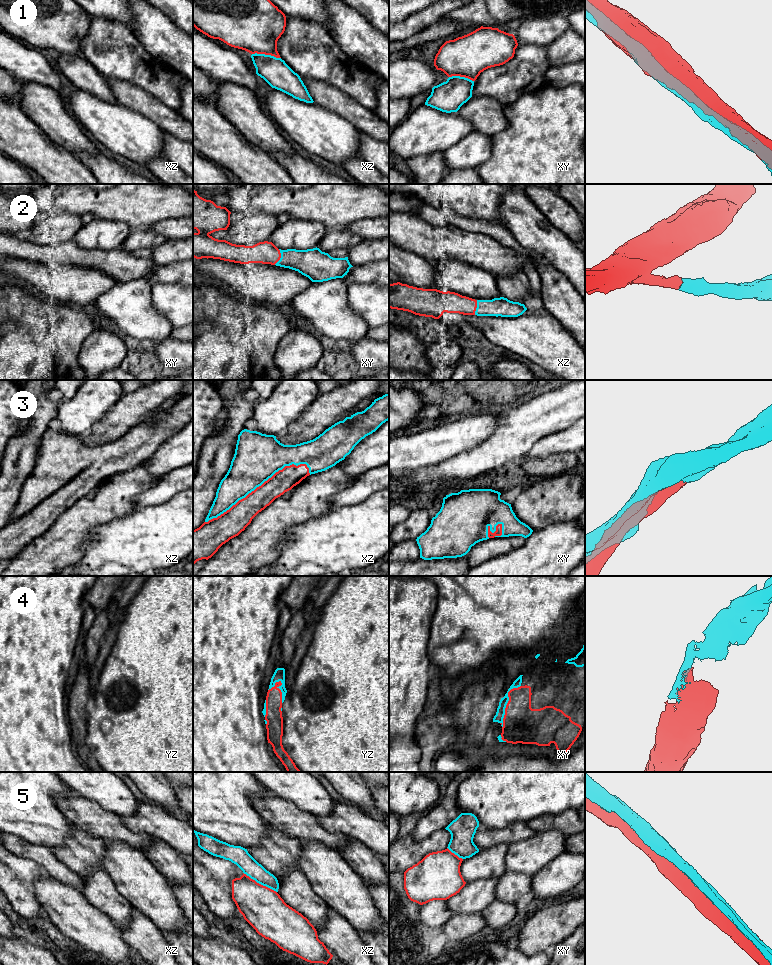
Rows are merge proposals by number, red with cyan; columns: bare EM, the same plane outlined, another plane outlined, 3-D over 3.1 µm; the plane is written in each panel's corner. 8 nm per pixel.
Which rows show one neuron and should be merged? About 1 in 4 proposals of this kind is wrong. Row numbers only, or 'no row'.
1, 2, 3, 4

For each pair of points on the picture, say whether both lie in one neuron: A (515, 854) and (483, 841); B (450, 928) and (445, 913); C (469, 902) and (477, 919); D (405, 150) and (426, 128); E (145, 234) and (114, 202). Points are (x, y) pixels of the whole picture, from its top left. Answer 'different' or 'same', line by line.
A: different
B: different
C: different
D: same
E: different

